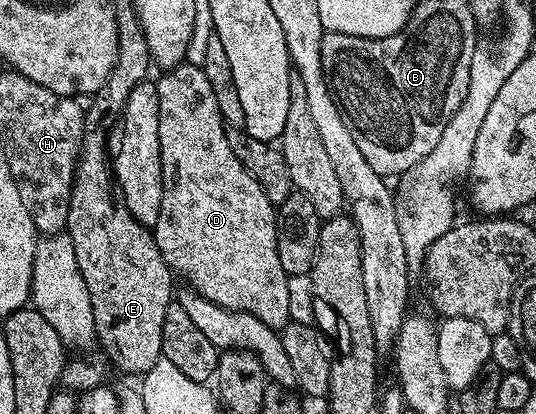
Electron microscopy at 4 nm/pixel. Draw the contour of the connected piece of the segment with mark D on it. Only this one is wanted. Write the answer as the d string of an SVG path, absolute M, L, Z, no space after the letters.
M181 63L159 75L161 76L160 81L155 82L155 87L158 91L158 147L162 151L162 179L164 182L162 183L162 207L158 211L158 223L152 229L152 237L156 240L158 251L162 251L162 259L173 274L179 280L181 277L184 280L183 284L192 288L199 297L210 299L210 303L214 303L218 307L246 311L257 319L262 319L262 323L266 323L266 327L279 331L290 321L290 287L288 286L289 275L286 271L282 271L282 263L278 261L277 206L272 205L270 199L266 199L266 191L262 191L258 179L254 179L254 175L250 175L250 171L246 171L246 167L240 162L238 155L234 155L234 151L230 151L226 122L224 116L218 111L218 99L214 99L214 87L210 83L210 79L206 79L203 68L198 65Z

